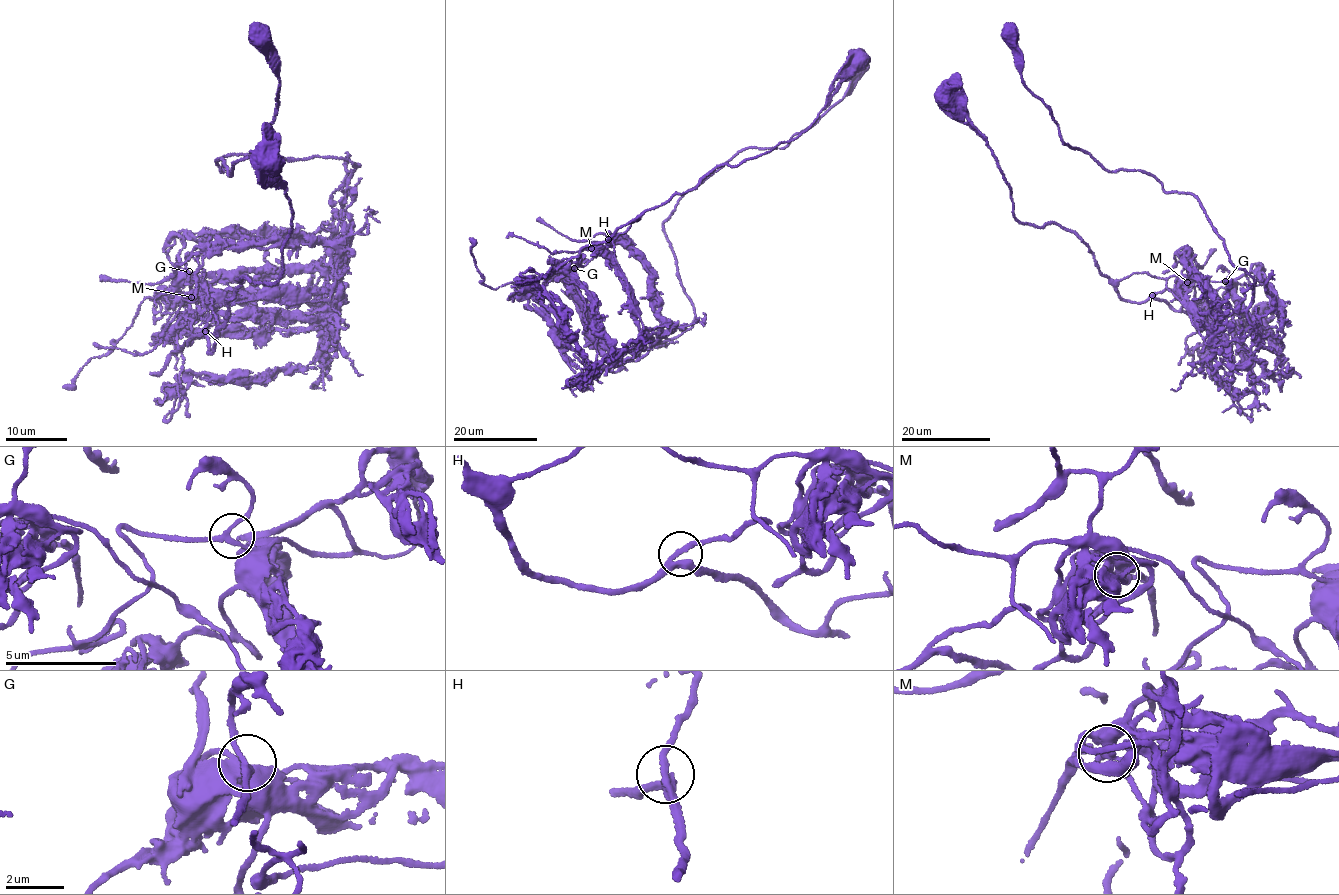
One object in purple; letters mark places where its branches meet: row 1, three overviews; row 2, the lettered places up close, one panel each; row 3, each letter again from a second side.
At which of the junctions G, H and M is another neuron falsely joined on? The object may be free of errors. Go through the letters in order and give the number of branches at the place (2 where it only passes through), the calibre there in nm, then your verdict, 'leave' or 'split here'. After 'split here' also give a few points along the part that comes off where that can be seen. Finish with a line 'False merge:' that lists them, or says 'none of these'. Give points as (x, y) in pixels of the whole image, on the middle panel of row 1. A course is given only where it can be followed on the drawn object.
G: 3 | 190 nm | leave
H: 3 | 240 nm | leave
M: 3 | 400 nm | split here | (591, 248), (628, 286), (638, 357), (691, 327), (663, 221), (740, 151), (785, 147), (851, 91), (863, 58)
False merge: M

